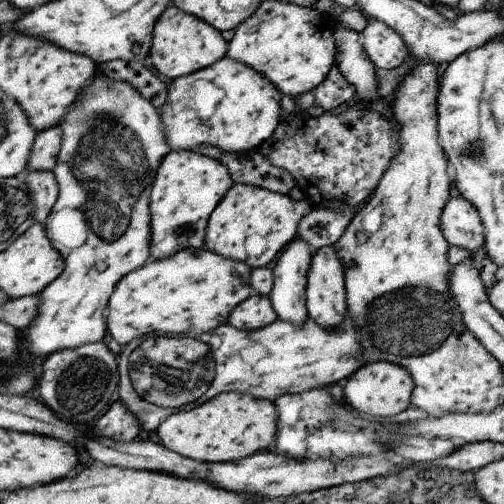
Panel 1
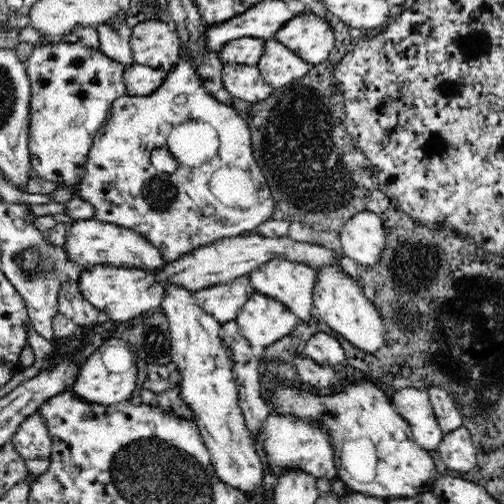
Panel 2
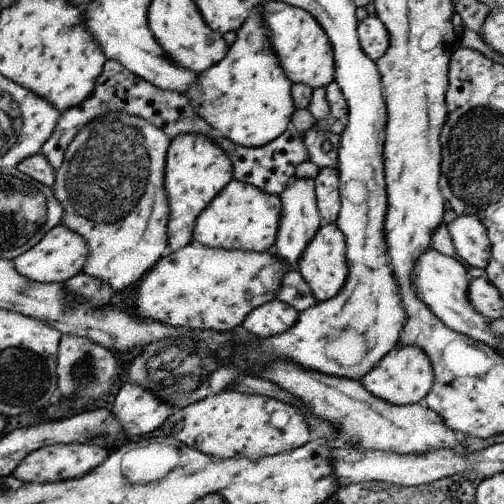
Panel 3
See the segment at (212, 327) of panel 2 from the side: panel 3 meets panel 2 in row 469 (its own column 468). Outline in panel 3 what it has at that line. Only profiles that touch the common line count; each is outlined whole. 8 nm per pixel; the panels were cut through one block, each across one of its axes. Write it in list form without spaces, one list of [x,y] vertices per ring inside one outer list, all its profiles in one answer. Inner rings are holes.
[[[449,216],[447,230],[457,256],[473,266],[473,270],[483,270],[489,264],[491,240],[485,224],[477,216]]]

